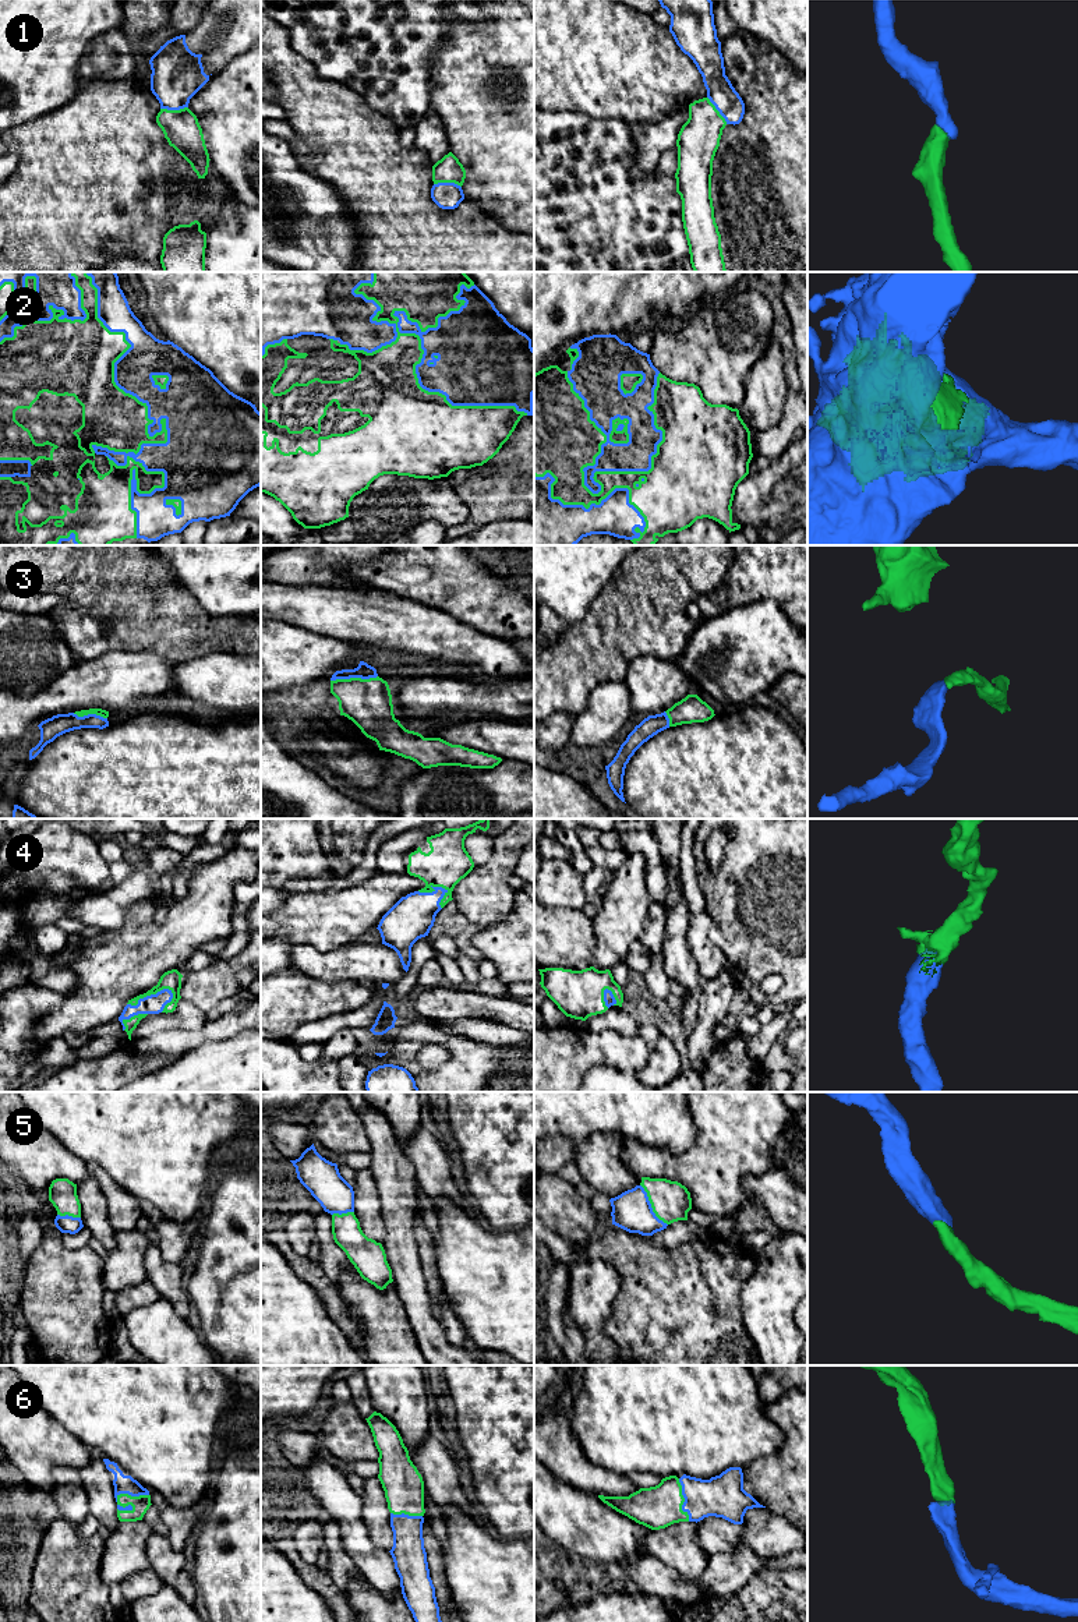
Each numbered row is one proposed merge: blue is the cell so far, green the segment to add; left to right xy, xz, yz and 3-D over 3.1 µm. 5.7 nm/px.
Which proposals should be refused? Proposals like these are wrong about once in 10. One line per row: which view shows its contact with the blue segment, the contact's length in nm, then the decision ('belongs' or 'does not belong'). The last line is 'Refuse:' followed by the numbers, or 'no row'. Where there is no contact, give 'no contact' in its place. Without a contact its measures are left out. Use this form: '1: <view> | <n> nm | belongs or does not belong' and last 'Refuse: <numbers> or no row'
1: xy | 160 nm | belongs
2: xy | 1550 nm | belongs
3: xz | 280 nm | belongs
4: xy | 280 nm | belongs
5: yz | 280 nm | belongs
6: yz | 260 nm | belongs
Refuse: no row

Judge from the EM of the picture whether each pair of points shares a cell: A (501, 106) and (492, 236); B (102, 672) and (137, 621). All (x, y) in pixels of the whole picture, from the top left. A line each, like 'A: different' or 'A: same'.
A: different
B: different

